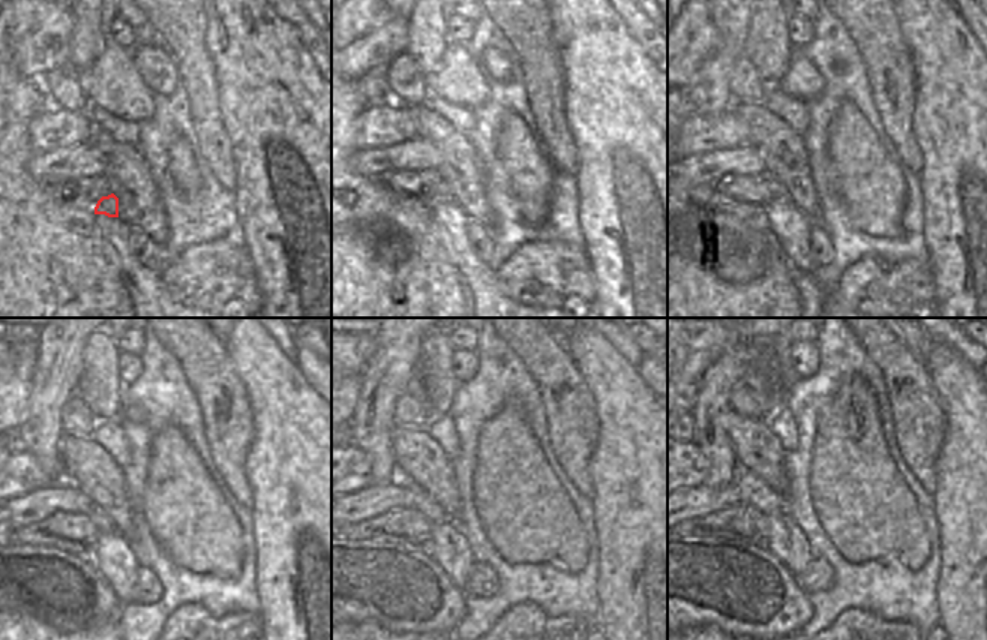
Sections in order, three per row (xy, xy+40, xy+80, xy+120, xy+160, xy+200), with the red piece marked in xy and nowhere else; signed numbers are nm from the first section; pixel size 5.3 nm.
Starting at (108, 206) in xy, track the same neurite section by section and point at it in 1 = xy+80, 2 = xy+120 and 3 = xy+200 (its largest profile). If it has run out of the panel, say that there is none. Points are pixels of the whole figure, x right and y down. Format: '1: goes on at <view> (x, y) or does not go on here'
1: goes on at xy+80 (776, 188)
2: goes on at xy+120 (98, 517)
3: goes on at xy+200 (755, 492)

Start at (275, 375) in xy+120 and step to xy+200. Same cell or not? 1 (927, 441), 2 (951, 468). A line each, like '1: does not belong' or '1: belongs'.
1: does not belong
2: belongs

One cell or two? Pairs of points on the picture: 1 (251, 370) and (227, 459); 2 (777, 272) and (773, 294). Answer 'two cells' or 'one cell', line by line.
1: two cells
2: one cell

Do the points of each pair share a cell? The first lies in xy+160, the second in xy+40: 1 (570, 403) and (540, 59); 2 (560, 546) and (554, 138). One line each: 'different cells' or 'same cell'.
1: same cell
2: different cells

